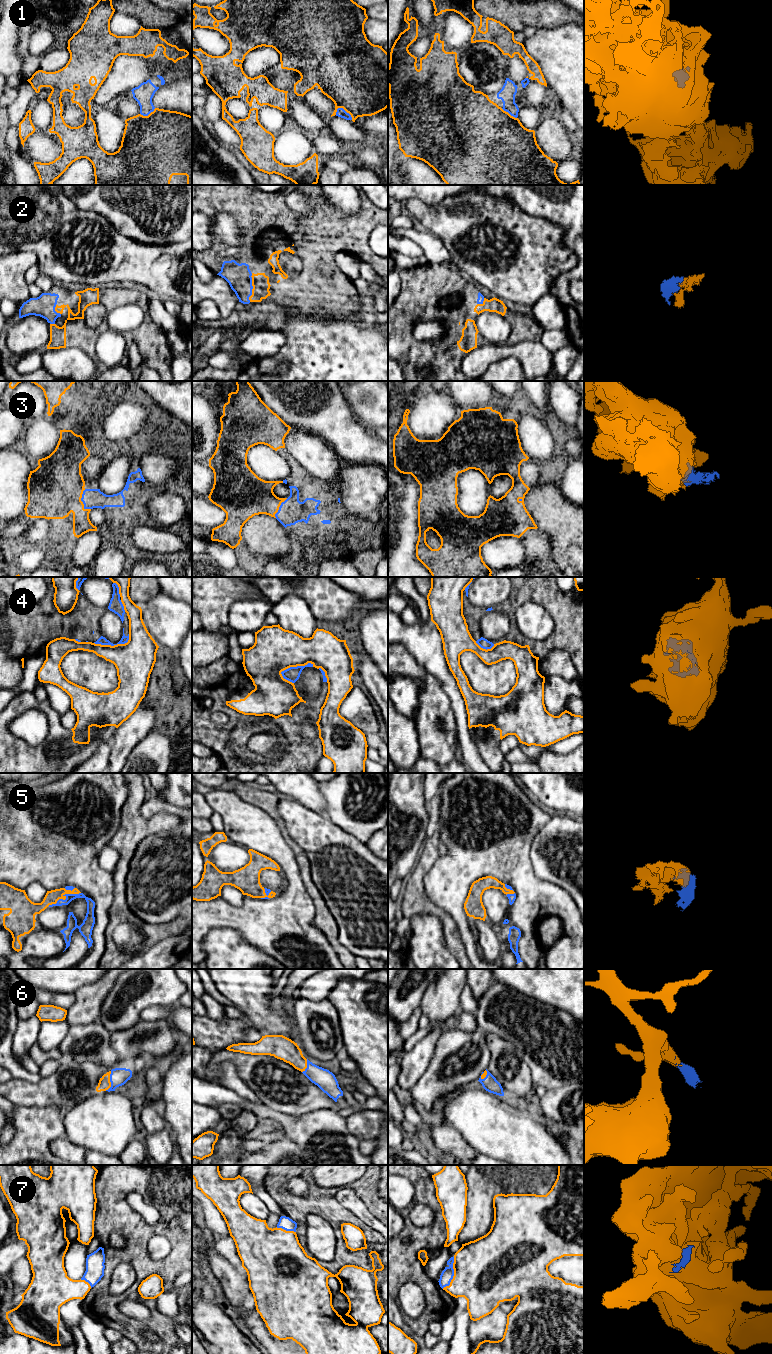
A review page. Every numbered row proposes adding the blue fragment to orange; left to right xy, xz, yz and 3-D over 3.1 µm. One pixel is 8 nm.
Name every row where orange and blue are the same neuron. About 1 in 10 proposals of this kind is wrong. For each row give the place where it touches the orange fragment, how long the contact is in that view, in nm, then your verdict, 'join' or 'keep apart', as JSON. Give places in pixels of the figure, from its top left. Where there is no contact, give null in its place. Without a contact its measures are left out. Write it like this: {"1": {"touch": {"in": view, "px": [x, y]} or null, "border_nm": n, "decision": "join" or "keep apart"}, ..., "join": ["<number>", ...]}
{"1": {"touch": {"in": "xz", "px": [345, 110]}, "border_nm": 160, "decision": "join"}, "2": {"touch": {"in": "xz", "px": [253, 287]}, "border_nm": 240, "decision": "join"}, "3": {"touch": {"in": "xy", "px": [81, 501]}, "border_nm": 180, "decision": "join"}, "4": {"touch": {"in": "xz", "px": [296, 666]}, "border_nm": 280, "decision": "keep apart"}, "5": {"touch": {"in": "xy", "px": [65, 898]}, "border_nm": 280, "decision": "join"}, "6": {"touch": {"in": "xy", "px": [109, 1081]}, "border_nm": 170, "decision": "join"}, "7": {"touch": {"in": "yz", "px": [454, 1274]}, "border_nm": 280, "decision": "join"}, "join": ["1", "2", "3", "5", "6", "7"]}

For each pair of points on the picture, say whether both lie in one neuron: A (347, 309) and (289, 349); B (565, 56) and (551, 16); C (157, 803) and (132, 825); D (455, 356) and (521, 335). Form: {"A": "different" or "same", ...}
{"A": "different", "B": "different", "C": "different", "D": "same"}

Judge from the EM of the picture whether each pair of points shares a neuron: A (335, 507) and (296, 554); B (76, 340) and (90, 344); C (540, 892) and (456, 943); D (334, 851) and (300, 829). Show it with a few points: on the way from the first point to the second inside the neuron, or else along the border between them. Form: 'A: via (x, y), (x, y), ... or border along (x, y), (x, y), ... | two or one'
A: via (323, 519), (300, 542) | one
B: via (79, 340), (87, 341) | one
C: border along (452, 918), (468, 958) | two
D: via (326, 845), (308, 829) | one

